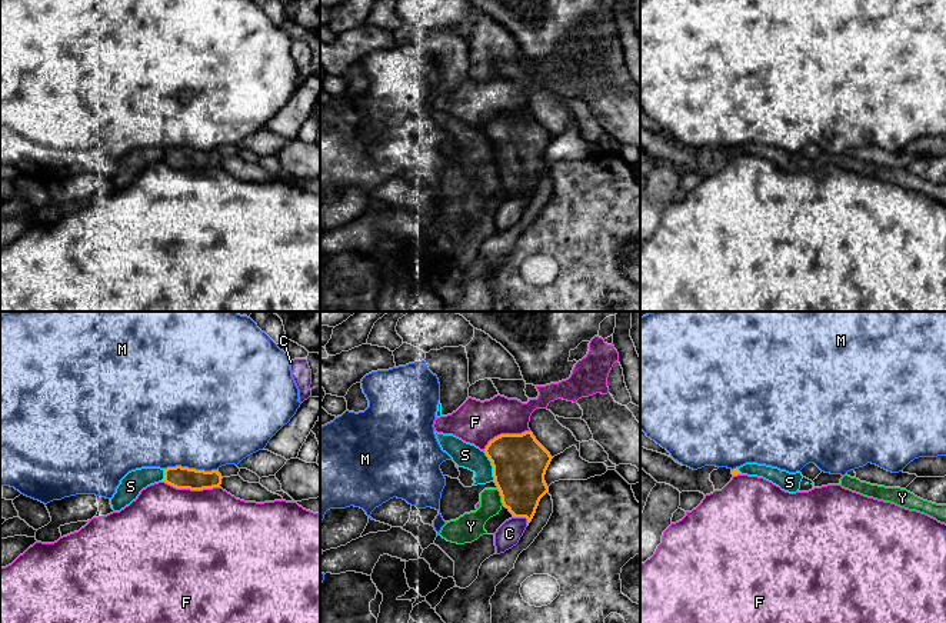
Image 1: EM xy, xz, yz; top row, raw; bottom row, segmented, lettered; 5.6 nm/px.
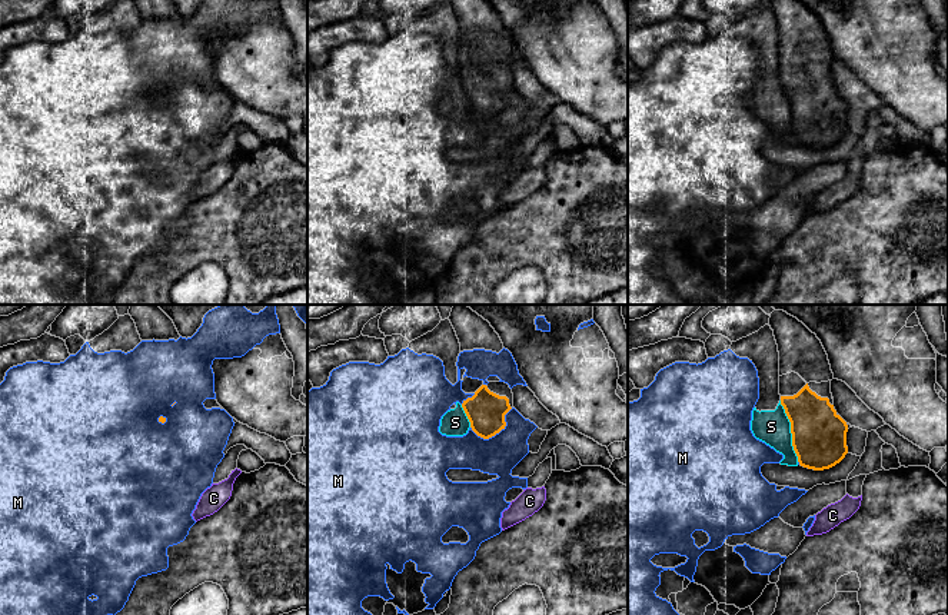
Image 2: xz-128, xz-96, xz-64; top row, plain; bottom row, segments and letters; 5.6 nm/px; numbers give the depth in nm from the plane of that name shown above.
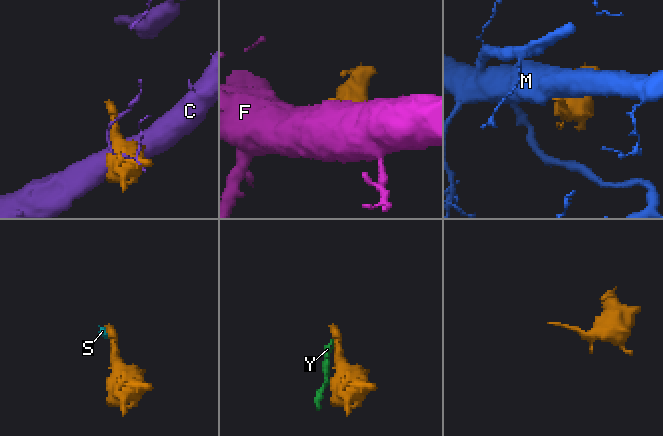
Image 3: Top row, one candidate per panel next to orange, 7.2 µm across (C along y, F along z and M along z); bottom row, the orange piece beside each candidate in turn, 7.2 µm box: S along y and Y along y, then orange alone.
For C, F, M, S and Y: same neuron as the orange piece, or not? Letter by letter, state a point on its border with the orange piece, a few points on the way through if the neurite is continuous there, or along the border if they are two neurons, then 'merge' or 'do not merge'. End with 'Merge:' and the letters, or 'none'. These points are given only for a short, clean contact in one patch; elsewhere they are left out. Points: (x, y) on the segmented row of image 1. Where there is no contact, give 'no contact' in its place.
C: xz (523, 516) | do not merge
F: xy (192, 489) | do not merge
M: xy (190, 469) | do not merge
S: xz (492, 465) | along xz (483, 452), (490, 462), (493, 480) | do not merge
Y: xz (502, 497) | do not merge
Merge: none

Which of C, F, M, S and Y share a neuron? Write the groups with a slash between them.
C / F / M / S Y

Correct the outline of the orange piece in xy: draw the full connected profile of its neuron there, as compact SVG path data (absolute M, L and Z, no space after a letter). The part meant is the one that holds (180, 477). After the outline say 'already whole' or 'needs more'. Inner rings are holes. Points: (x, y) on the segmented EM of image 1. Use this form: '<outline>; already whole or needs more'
M176 466L164 469L163 482L176 489L203 490L220 487L221 479L219 470L204 472Z; already whole

